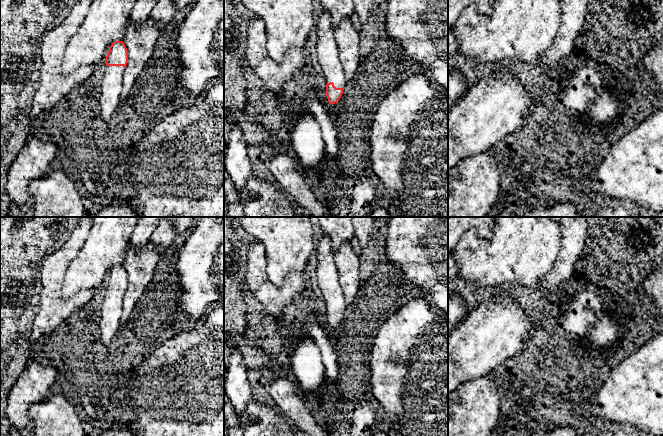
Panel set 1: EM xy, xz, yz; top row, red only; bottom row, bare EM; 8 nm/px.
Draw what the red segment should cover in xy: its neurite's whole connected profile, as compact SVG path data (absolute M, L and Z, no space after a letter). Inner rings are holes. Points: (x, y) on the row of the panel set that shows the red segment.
M123 41L112 43L105 62L106 67L100 84L98 106L102 119L108 120L119 105L123 88L123 74L128 63L128 51Z

